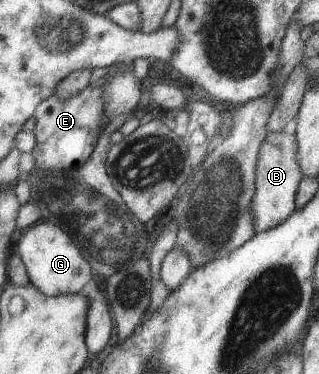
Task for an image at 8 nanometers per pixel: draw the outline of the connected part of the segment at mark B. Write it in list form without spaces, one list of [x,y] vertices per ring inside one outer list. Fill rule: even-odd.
[[[268,132],[260,147],[256,163],[255,193],[249,207],[254,233],[262,233],[283,223],[296,210],[296,189],[303,179],[296,162],[296,143],[293,135]]]

